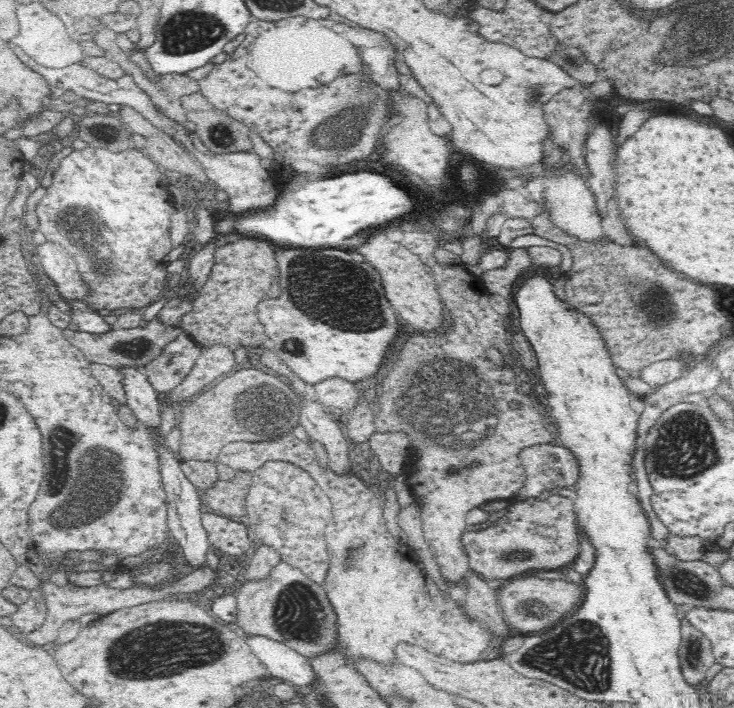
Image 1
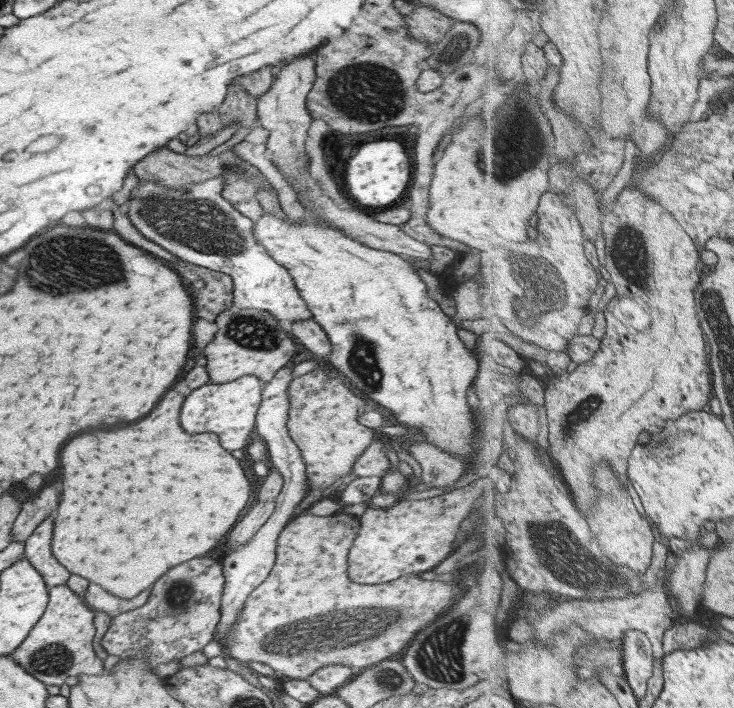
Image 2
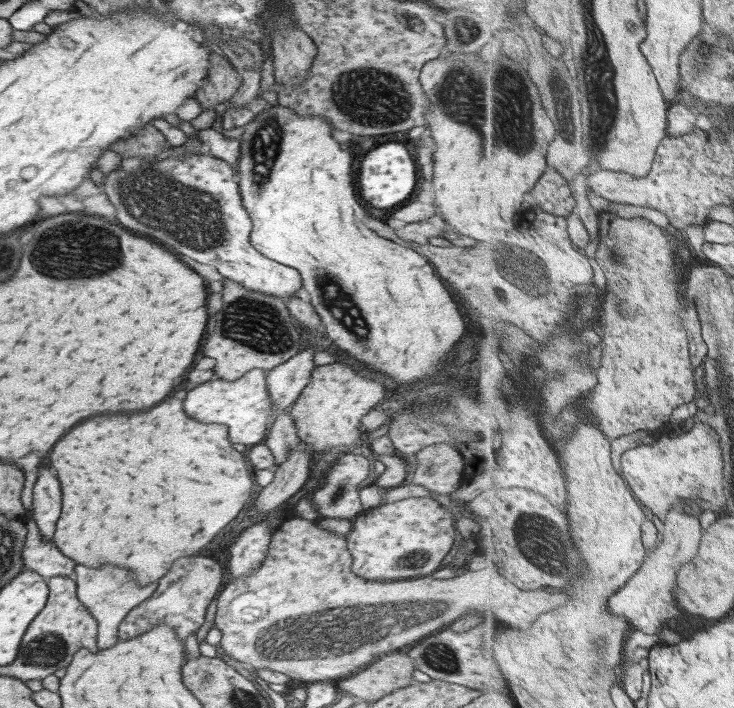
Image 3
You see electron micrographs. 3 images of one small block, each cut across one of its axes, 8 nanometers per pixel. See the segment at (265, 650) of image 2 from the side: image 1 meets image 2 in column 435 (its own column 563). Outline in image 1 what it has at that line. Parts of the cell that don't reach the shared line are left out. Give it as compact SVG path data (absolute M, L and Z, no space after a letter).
M525 575L505 581L498 597L508 624L522 633L532 633L552 628L566 614L577 610L584 599L584 590L568 579L550 580Z

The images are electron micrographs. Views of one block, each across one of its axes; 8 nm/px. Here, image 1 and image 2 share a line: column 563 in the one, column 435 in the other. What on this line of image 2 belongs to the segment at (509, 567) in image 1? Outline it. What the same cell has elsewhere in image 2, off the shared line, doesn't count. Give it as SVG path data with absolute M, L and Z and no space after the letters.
M458 489L426 500L400 500L388 508L366 507L360 517L360 532L356 535L354 546L350 548L348 556L350 580L358 584L384 585L404 575L433 570L453 551L452 542L456 540L456 536L464 532L465 521L472 515L470 508L476 503L476 496L473 496L470 489Z

